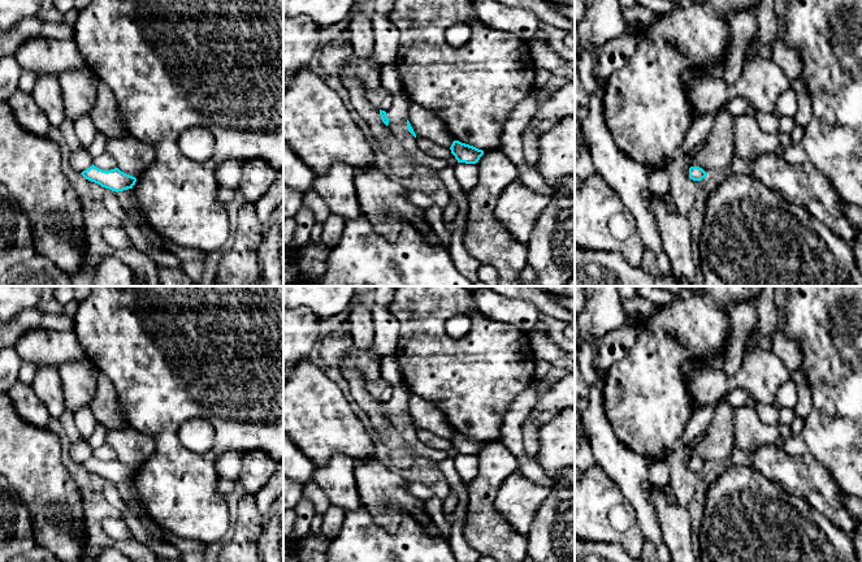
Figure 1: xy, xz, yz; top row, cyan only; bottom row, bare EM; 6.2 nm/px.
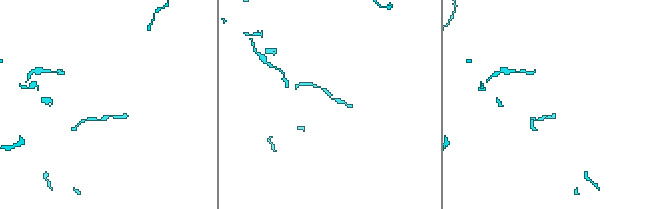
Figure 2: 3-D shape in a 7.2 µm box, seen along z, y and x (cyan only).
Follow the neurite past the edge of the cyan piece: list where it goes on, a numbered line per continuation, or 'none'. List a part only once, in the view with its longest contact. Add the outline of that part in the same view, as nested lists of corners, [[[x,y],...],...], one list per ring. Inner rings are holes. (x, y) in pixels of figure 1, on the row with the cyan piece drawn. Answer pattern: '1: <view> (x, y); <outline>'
none

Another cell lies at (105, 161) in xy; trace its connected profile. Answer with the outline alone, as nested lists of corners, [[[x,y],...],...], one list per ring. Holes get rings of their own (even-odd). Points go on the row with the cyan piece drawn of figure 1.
[[[107,151],[94,157],[94,165],[103,170],[111,170],[111,169],[117,168],[117,163],[114,157]]]

